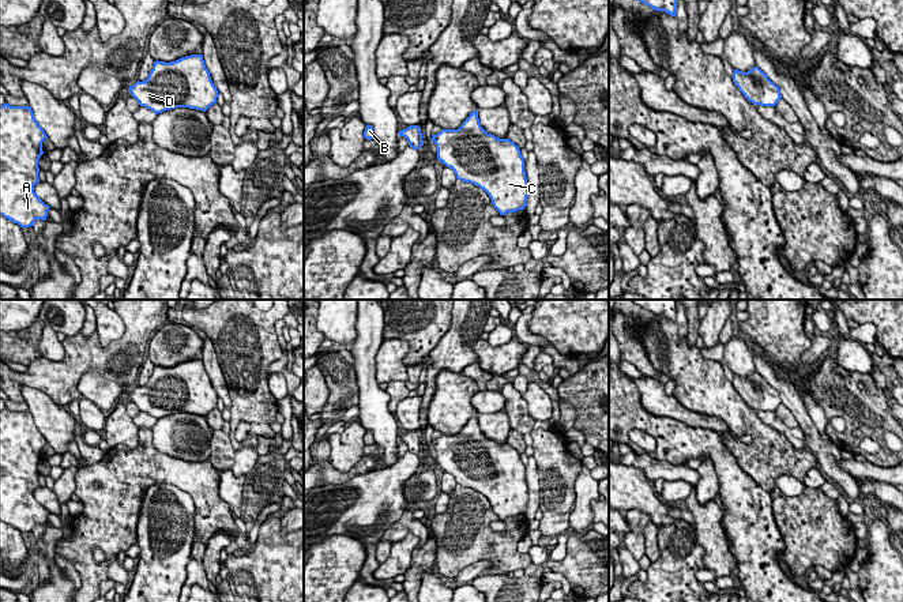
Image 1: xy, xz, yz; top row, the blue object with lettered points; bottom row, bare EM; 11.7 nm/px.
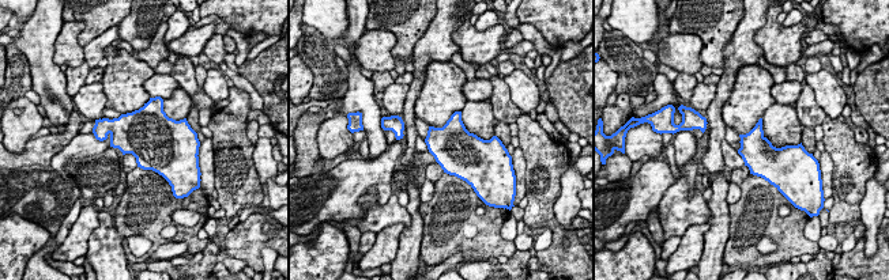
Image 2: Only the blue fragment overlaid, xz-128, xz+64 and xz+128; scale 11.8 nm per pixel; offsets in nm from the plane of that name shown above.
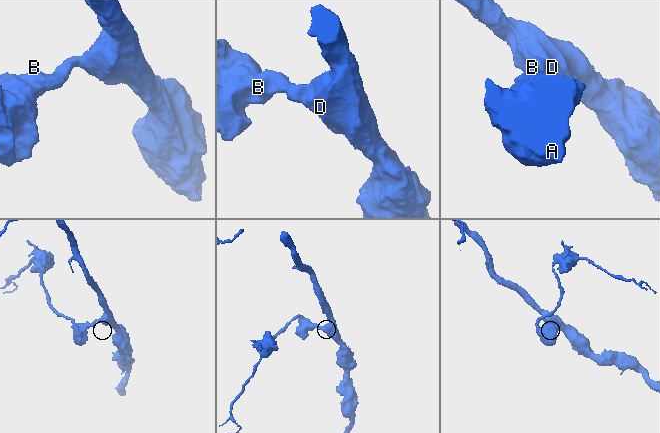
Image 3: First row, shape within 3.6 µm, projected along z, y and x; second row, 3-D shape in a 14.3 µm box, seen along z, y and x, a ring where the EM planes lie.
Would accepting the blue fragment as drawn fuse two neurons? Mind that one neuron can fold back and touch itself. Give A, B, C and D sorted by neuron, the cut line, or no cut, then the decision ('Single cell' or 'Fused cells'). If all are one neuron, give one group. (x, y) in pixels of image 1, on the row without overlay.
Groups: A B C D. No split. Single cell

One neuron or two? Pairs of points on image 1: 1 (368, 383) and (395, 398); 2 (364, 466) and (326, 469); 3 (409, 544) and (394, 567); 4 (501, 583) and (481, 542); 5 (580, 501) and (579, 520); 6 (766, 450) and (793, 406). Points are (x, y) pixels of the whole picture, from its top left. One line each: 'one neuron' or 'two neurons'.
1: two neurons
2: one neuron
3: one neuron
4: two neurons
5: one neuron
6: two neurons

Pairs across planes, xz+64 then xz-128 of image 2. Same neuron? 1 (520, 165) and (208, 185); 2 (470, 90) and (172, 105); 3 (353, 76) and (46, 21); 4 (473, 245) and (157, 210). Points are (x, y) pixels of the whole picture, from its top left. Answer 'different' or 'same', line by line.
1: same
2: different
3: same
4: same

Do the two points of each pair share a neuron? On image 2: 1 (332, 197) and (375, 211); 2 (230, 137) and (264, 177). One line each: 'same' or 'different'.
1: different
2: different

